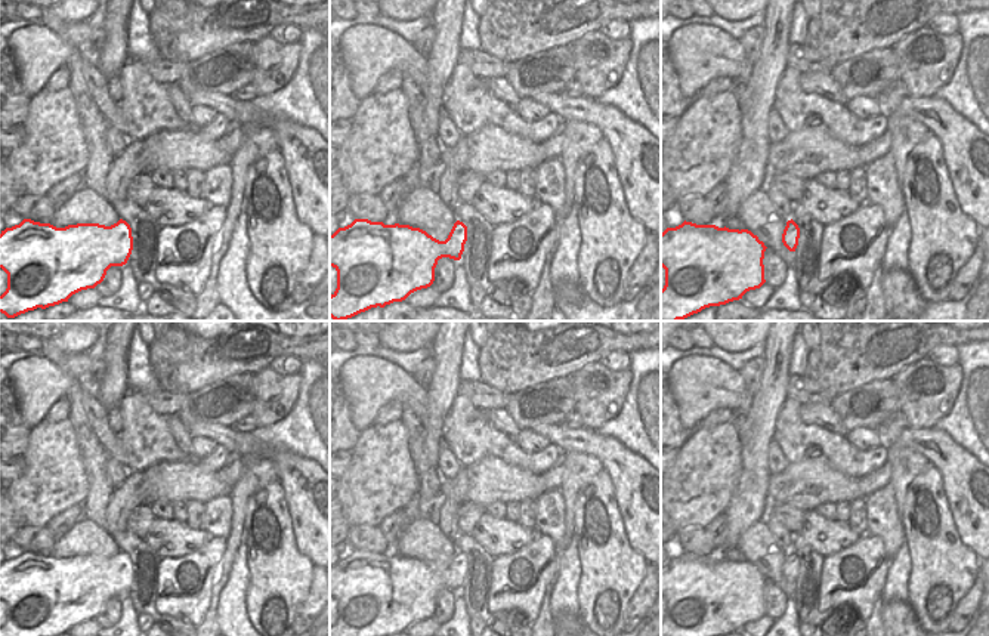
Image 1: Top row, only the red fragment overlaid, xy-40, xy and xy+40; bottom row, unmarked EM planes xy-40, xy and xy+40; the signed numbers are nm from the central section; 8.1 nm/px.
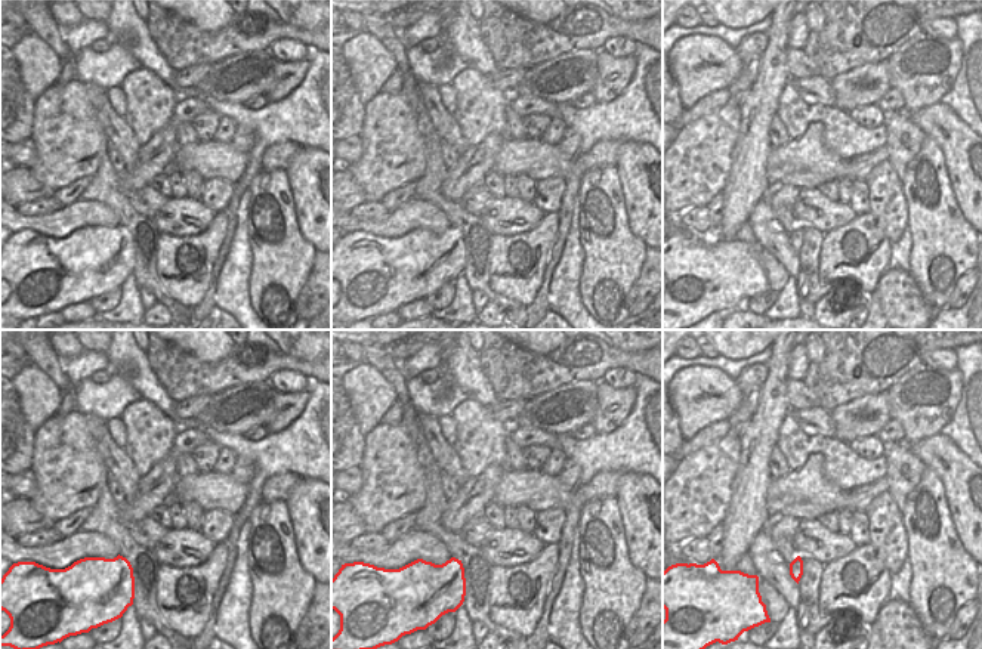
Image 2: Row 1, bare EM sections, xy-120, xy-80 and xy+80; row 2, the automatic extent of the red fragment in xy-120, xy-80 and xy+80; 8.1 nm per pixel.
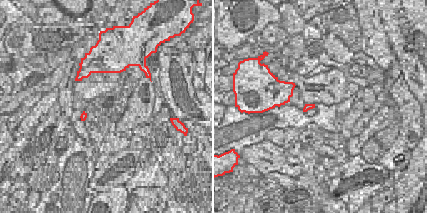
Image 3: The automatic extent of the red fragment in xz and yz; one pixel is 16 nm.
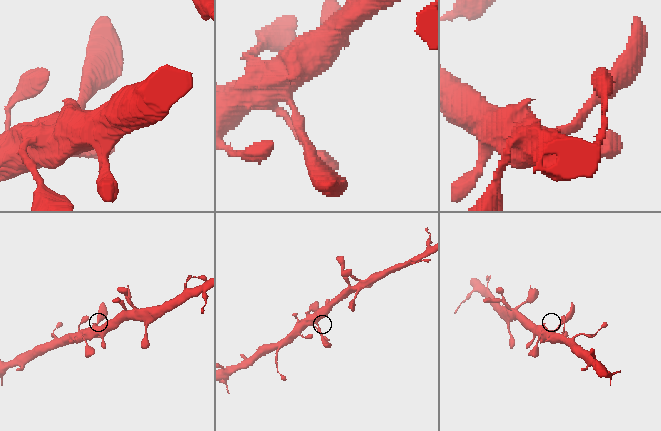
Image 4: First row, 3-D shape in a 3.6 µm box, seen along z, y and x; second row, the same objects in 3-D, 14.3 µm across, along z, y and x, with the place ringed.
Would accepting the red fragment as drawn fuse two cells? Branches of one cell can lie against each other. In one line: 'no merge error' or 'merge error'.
no merge error

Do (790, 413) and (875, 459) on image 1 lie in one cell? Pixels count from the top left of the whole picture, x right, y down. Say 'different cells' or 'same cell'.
same cell

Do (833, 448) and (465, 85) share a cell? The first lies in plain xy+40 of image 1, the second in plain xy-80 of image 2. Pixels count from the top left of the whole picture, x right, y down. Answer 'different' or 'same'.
same

